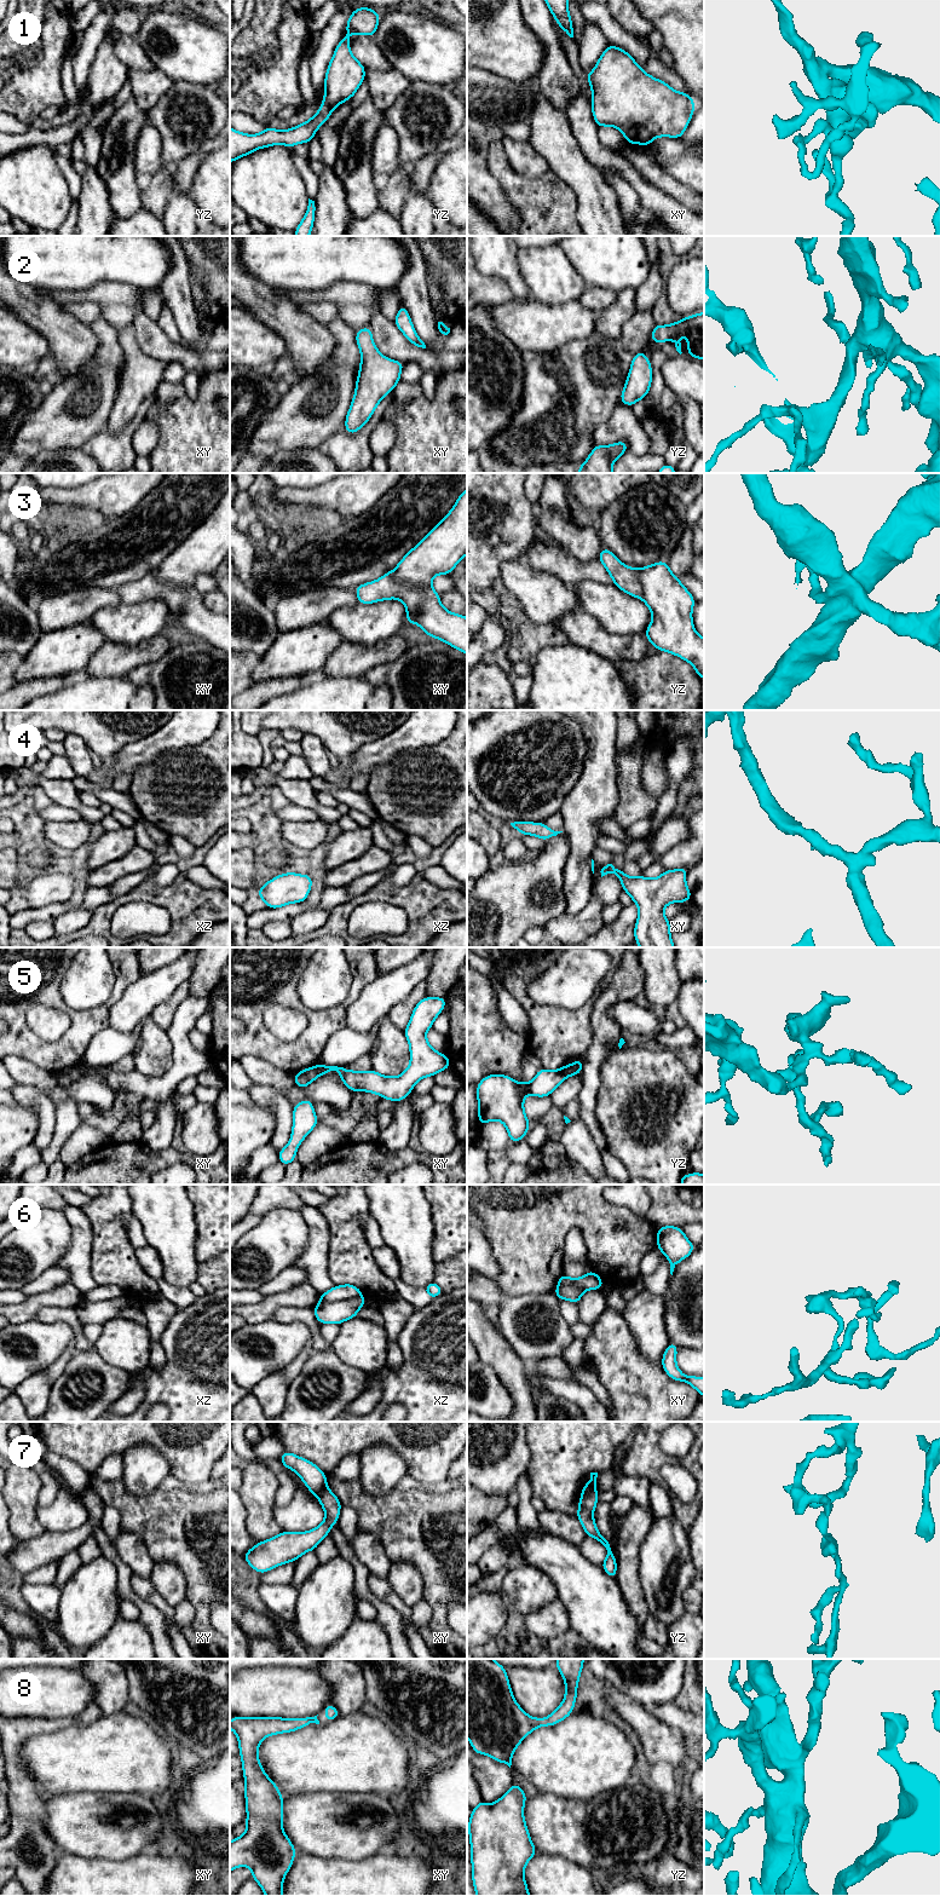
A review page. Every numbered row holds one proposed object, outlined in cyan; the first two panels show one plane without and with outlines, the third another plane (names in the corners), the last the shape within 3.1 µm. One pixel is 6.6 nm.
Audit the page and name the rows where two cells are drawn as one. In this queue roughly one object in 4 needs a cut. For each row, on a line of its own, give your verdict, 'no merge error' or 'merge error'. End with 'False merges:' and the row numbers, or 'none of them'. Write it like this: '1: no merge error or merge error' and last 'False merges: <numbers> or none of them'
1: no merge error
2: no merge error
3: merge error
4: no merge error
5: merge error
6: merge error
7: merge error
8: no merge error
False merges: 3, 5, 6, 7

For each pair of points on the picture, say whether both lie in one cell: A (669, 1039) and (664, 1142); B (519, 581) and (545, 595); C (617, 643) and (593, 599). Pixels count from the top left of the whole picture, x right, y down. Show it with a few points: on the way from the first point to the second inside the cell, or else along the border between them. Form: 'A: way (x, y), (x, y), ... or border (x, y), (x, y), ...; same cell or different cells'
A: border (652, 1046), (673, 1050); different cells
B: way (525, 583), (538, 593); same cell
C: border (590, 615), (611, 633), (640, 635); different cells

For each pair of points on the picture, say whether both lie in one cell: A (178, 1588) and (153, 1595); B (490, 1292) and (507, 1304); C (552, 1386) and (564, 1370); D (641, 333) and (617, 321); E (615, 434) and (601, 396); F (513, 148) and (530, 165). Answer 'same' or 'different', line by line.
A: different
B: same
C: different
D: different
E: different
F: same

